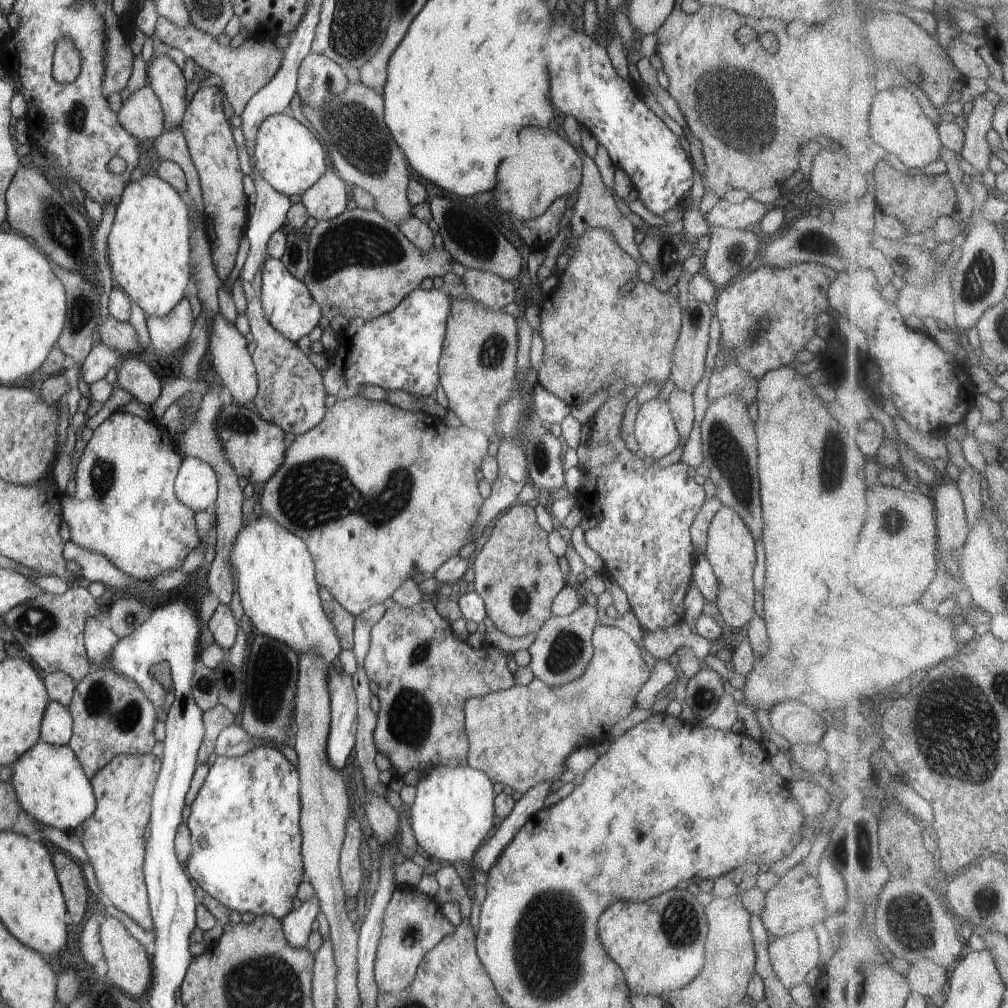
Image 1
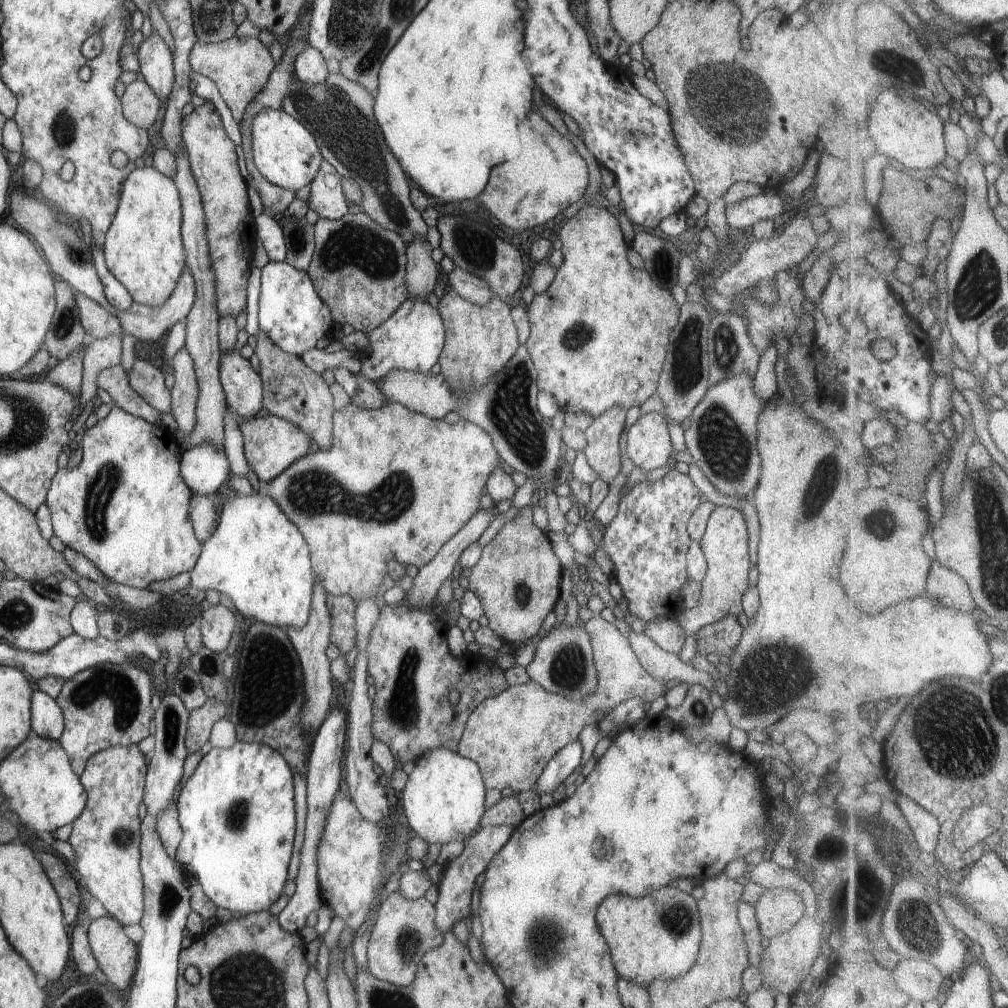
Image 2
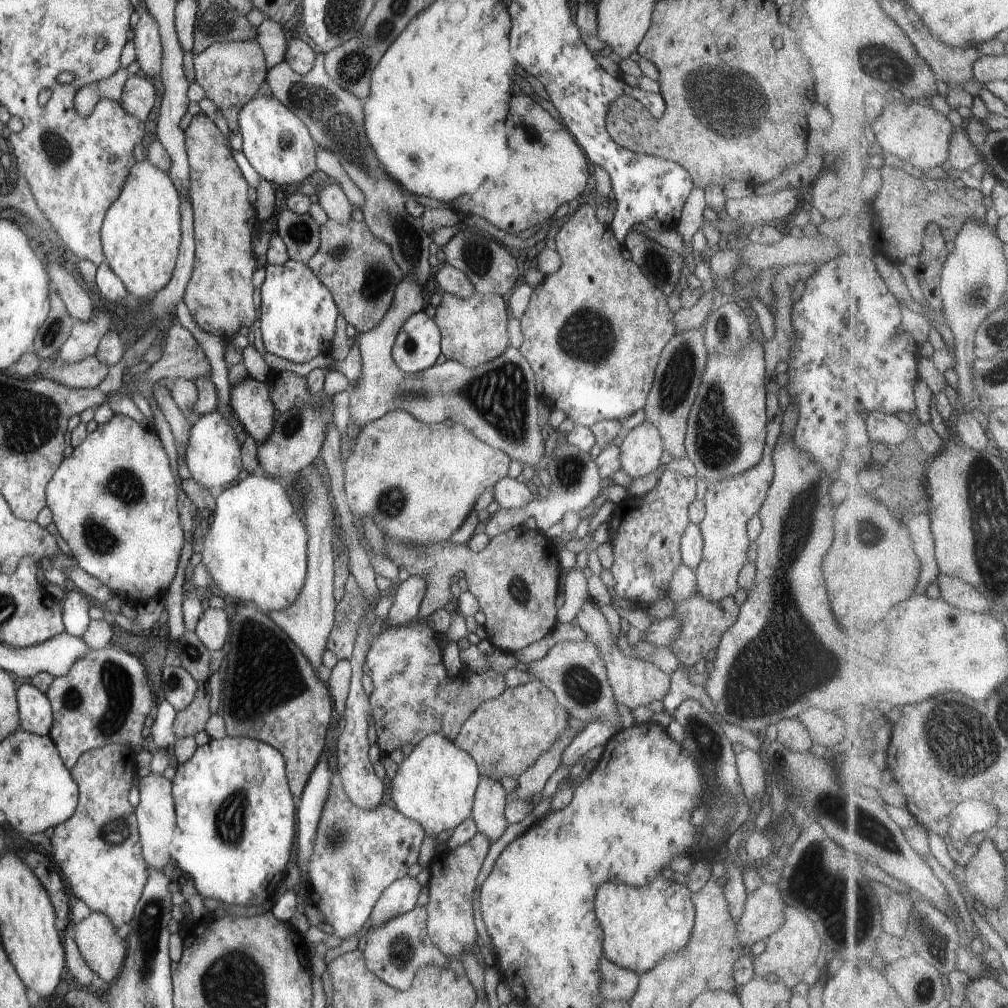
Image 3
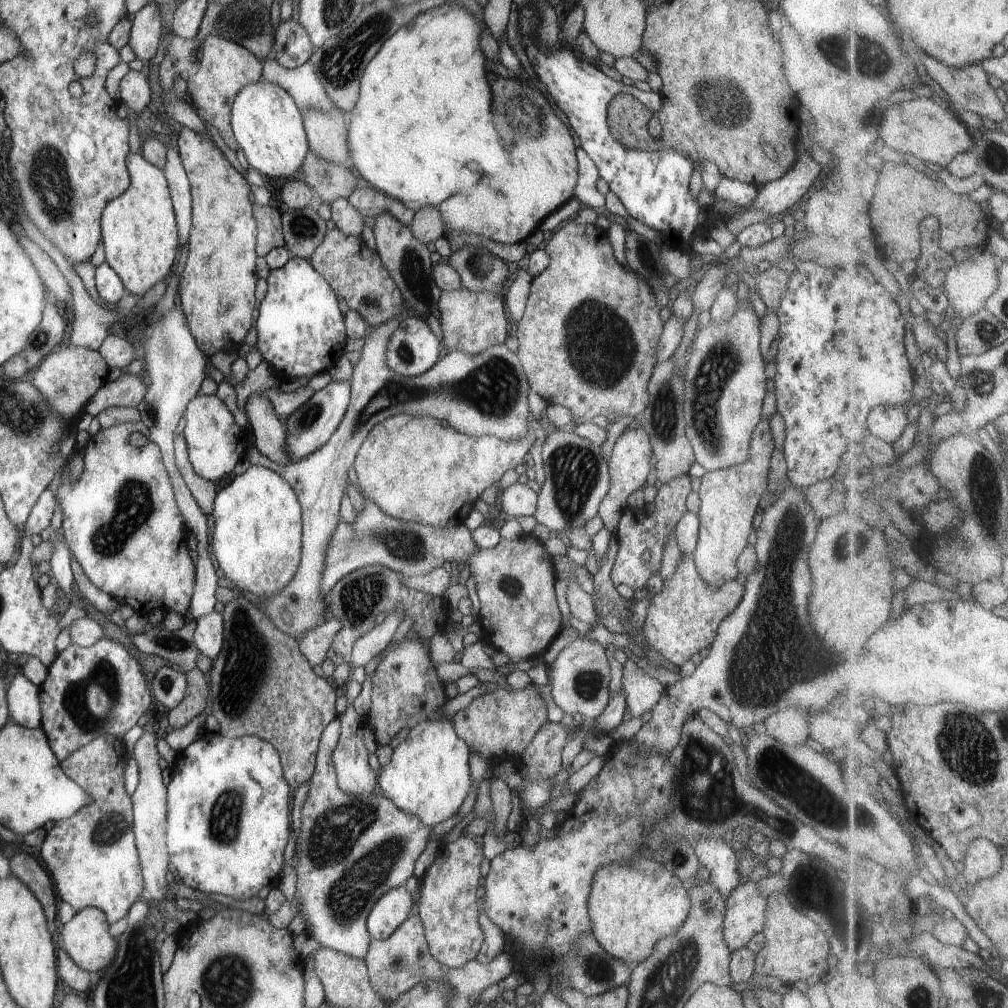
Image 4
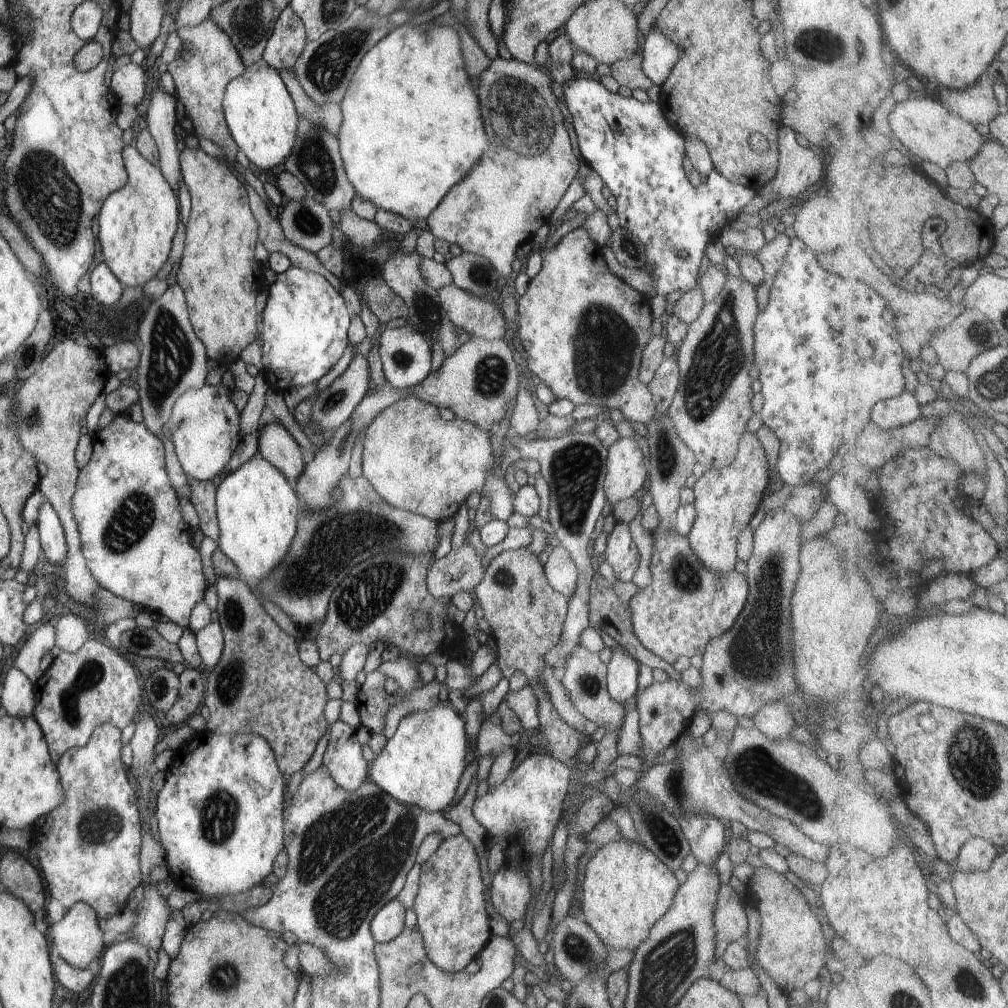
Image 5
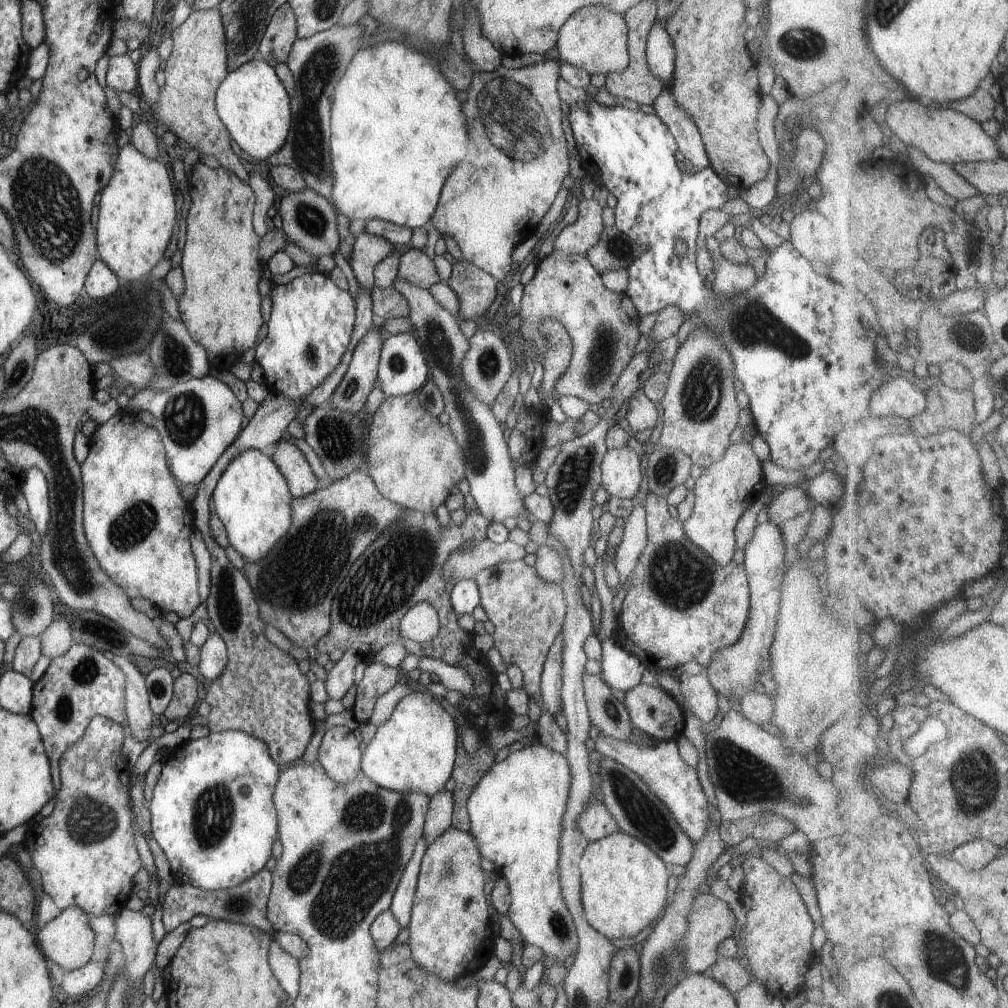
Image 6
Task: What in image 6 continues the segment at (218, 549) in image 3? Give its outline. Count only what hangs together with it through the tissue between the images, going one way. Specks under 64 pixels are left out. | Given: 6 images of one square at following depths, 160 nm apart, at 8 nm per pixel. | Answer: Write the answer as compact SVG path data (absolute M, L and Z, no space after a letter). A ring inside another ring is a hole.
M245 449L235 455L221 473L214 486L211 502L213 502L214 513L219 517L227 533L228 544L240 554L244 562L254 563L261 560L275 542L287 532L291 522L290 500L292 498L286 480L275 463L261 451Z

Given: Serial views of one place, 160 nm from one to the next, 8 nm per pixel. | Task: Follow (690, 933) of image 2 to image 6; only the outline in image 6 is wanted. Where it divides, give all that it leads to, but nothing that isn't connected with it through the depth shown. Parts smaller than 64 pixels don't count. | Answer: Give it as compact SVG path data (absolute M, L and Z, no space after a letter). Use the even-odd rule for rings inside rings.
M617 831L596 841L589 841L578 860L580 901L585 920L593 930L608 939L629 938L643 928L652 926L659 912L665 909L669 868L648 846L623 831Z

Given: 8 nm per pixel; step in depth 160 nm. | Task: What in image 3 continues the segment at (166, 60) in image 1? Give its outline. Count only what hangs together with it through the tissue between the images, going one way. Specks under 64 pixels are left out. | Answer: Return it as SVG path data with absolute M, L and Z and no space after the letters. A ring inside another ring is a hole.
M141 9L140 17L132 29L136 62L141 72L151 79L160 74L162 57L157 23L147 10Z

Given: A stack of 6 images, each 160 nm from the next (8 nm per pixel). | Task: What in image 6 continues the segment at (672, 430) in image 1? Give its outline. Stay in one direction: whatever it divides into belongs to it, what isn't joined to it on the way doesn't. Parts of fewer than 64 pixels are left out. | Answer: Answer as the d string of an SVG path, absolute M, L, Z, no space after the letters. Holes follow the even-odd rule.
M623 445L621 448L607 449L600 462L600 485L609 498L615 496L631 500L644 482L639 472L639 456L630 447Z

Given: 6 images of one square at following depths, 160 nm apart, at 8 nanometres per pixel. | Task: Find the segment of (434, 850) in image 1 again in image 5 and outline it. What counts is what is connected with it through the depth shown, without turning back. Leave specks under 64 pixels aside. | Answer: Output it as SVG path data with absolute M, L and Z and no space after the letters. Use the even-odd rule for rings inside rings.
M437 704L426 711L411 711L399 720L393 736L386 739L379 754L369 763L367 780L401 803L419 807L430 813L443 811L452 804L458 780L464 769L466 751L464 722L450 706Z

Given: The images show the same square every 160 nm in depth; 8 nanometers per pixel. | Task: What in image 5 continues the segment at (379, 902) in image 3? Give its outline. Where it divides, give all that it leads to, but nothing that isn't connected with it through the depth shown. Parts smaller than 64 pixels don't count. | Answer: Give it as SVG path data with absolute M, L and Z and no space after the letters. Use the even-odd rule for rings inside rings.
M393 897L384 904L370 920L370 931L375 943L389 942L395 938L403 926L405 907Z

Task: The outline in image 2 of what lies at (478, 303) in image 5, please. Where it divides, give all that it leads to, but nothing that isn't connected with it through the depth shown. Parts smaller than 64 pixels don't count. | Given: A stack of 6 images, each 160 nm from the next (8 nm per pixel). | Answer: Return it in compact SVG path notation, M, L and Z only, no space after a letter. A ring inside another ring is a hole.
M451 288L438 299L436 309L444 326L445 342L438 363L448 387L455 395L480 389L505 366L519 346L509 306L497 296L483 305L470 303Z

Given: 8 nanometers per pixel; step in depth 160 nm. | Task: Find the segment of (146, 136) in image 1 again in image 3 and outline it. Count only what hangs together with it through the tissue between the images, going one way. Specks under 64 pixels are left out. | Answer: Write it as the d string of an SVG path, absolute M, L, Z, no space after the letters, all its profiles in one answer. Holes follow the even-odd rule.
M136 73L128 74L117 101L129 116L136 118L139 122L145 122L155 102L155 90L151 80L137 76Z

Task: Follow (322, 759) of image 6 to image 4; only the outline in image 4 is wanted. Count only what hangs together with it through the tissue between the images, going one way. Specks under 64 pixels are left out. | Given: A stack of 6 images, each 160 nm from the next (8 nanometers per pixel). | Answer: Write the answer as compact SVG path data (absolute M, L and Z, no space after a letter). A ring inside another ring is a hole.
M347 702L345 710L337 716L340 733L331 760L336 772L336 785L350 795L376 791L376 775L367 763L367 749L363 745L364 719Z

